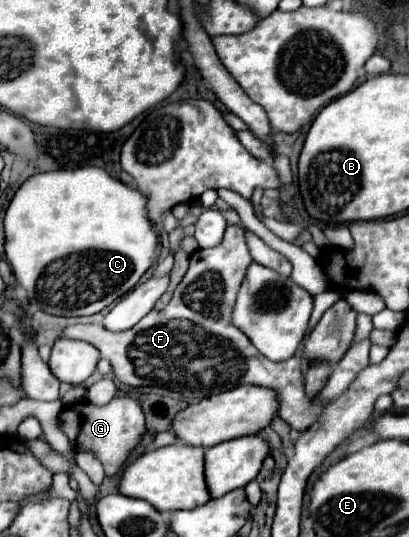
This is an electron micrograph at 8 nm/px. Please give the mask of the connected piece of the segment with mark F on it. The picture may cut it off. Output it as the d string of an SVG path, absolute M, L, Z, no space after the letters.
M228 227L220 245L198 249L190 255L190 269L162 311L152 309L126 333L110 333L102 325L70 325L64 329L62 337L82 339L98 347L100 357L112 363L116 379L128 387L156 385L176 391L190 401L200 401L204 397L236 389L238 385L274 389L278 401L278 417L284 419L290 427L304 431L318 419L322 407L344 393L356 373L368 365L368 351L372 343L366 339L358 341L358 345L352 345L336 363L334 373L328 377L322 393L314 401L308 401L304 393L300 357L292 357L280 363L268 361L232 323L234 301L250 263L252 255L246 245L246 229Z

